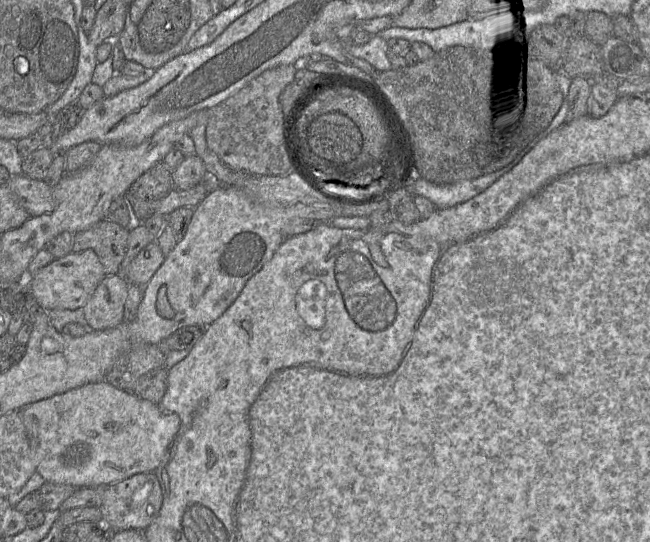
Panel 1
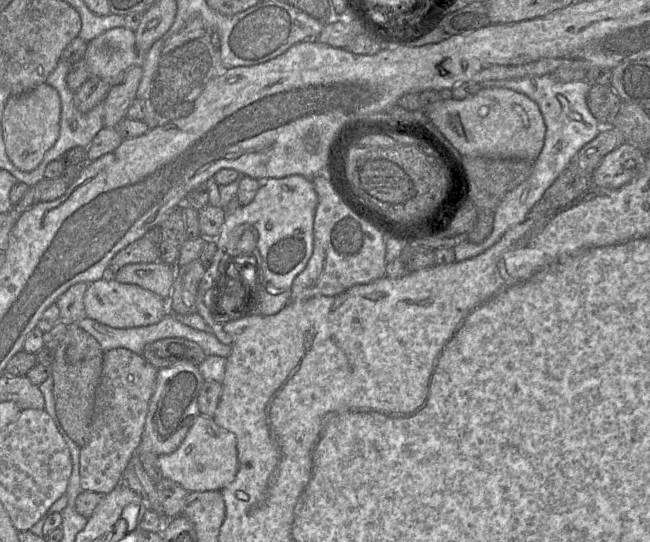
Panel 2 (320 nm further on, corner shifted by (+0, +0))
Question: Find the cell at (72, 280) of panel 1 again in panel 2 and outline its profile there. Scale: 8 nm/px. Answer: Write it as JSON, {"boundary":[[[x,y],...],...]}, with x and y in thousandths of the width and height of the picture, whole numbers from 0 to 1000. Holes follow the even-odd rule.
{"boundary":[[[171,506],[135,526],[129,546],[132,587],[174,605],[206,605],[243,596],[265,568],[257,554],[208,524],[178,518]]]}

